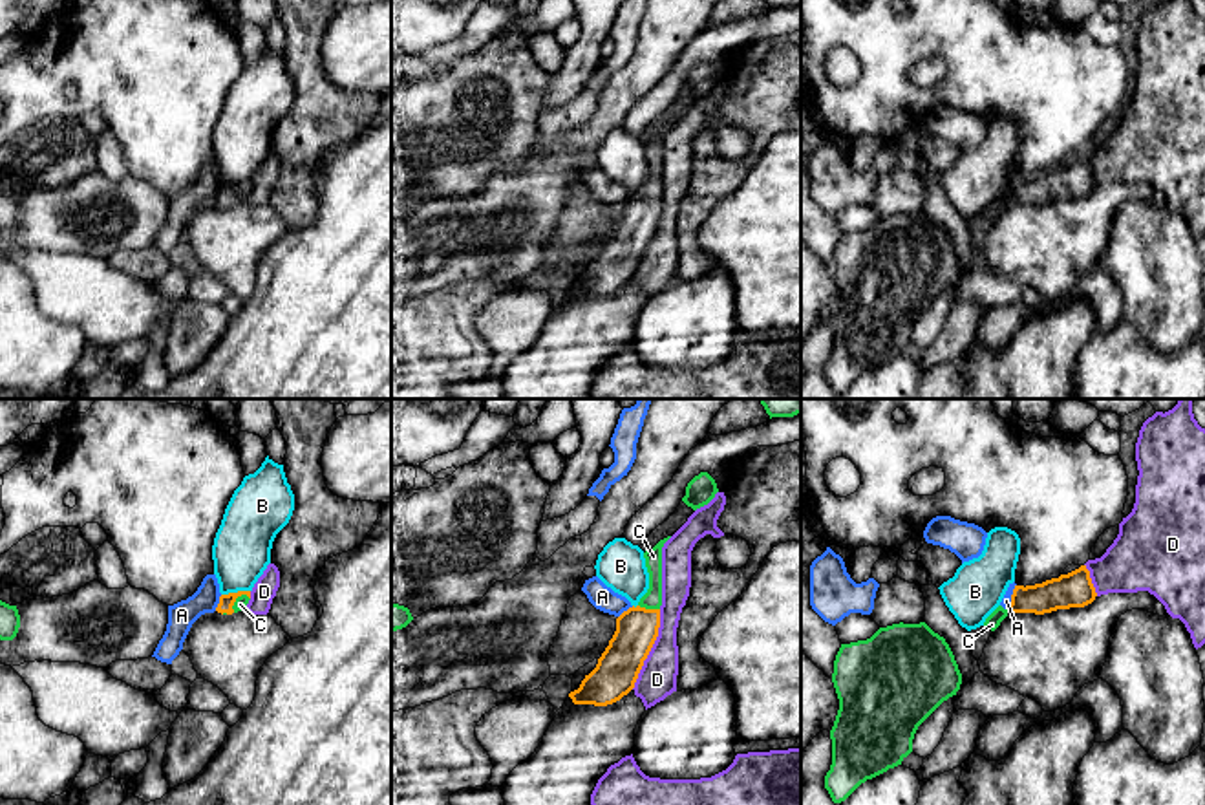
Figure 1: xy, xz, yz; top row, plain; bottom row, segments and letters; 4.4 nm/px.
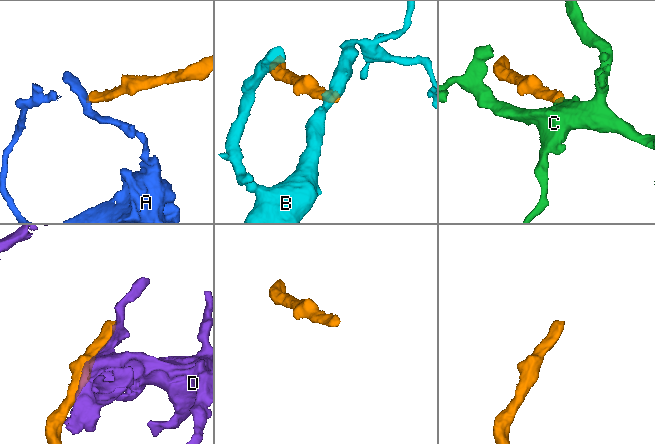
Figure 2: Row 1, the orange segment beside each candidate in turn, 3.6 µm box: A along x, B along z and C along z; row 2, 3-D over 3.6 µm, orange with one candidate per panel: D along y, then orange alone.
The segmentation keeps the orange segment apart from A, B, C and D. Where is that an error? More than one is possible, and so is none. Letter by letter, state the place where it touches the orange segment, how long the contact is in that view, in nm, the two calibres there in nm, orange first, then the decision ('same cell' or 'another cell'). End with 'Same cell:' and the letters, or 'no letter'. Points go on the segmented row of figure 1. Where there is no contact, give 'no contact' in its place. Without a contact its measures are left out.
A: contact xy (220, 602); length 80 nm; calibres 70 and 120 nm; another cell
B: contact xy (234, 593); length 130 nm; calibres 70 and 260 nm; another cell
C: contact xy (234, 601); length 110 nm; calibres 70 and 60 nm; same cell
D: contact xz (650, 650); length 380 nm; calibres 190 and 170 nm; another cell
Same cell: C

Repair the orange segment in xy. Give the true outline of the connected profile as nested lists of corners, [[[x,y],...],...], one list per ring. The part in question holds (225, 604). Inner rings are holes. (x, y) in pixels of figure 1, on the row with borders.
[[[251,591],[221,595],[216,611],[221,615],[232,615],[247,609],[249,600],[251,600]]]

